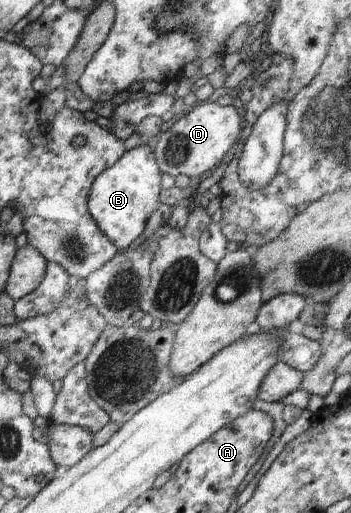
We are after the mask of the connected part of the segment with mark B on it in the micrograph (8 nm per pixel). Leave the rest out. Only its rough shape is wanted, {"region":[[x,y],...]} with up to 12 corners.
{"region":[[151,145],[94,179],[88,212],[128,249],[161,204]]}

